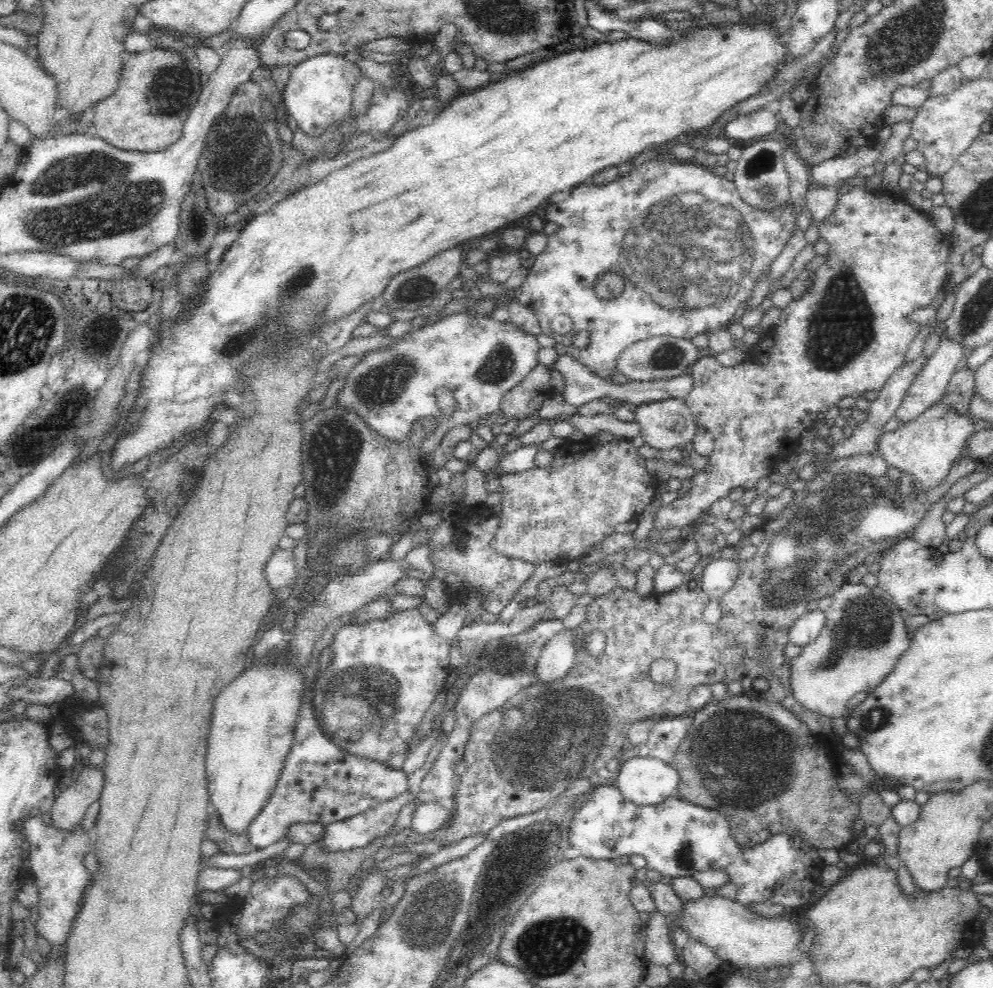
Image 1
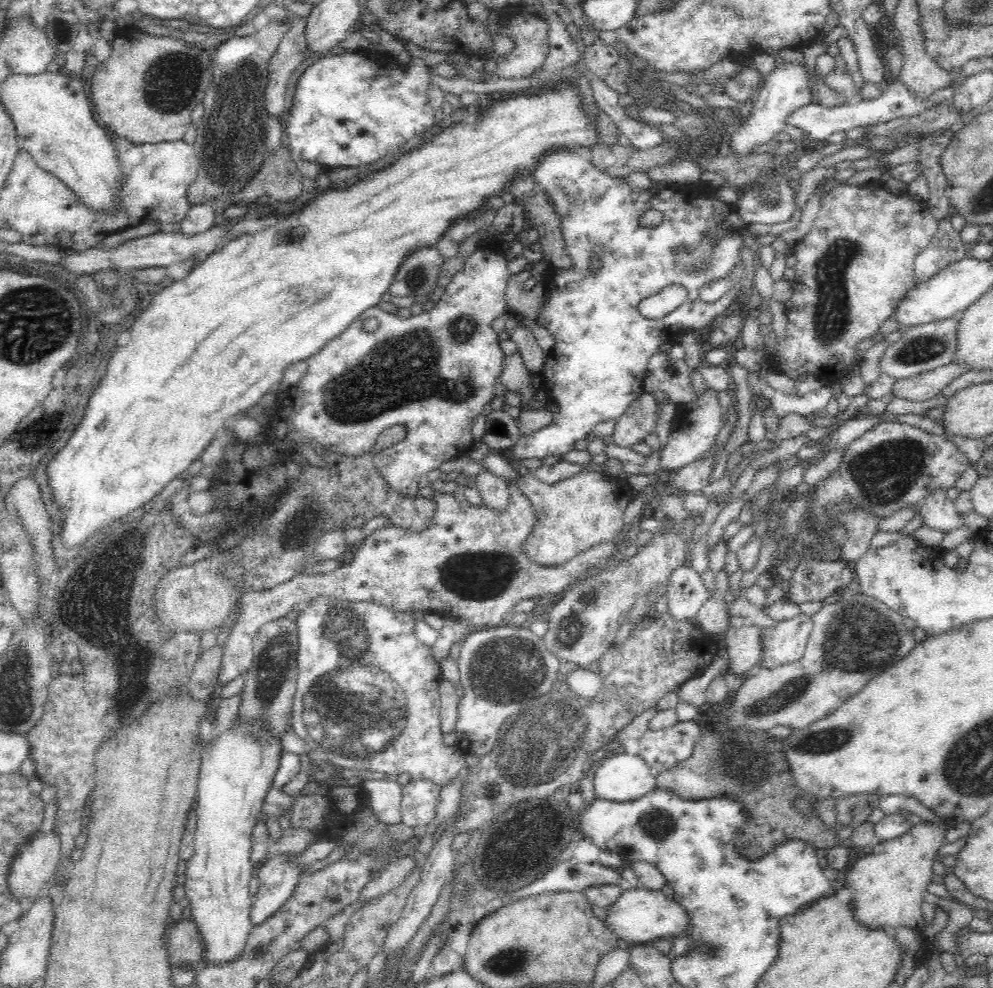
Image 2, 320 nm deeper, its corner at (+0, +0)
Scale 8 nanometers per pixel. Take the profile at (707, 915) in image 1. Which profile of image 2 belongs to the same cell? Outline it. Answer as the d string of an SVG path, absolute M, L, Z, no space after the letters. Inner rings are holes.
M632 888L624 890L620 896L606 906L606 915L602 920L604 926L612 929L616 938L621 938L632 944L654 943L662 936L670 938L682 937L688 930L688 915L686 911L672 899L660 891L647 888Z

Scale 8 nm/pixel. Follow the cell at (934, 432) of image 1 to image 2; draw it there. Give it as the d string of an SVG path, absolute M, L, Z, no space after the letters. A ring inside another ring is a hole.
M946 489L930 493L920 503L919 512L924 525L944 535L964 526L964 517L956 510L955 502L946 497Z

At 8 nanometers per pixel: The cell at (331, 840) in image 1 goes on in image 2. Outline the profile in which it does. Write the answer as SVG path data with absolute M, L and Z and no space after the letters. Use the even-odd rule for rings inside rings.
M278 855L260 865L257 865L254 876L259 880L258 892L253 897L253 902L251 910L249 912L249 919L252 927L262 924L265 920L270 918L273 912L276 912L284 906L284 903L292 896L295 886L297 884L298 878L302 875L302 866L290 865L288 862L288 855Z

